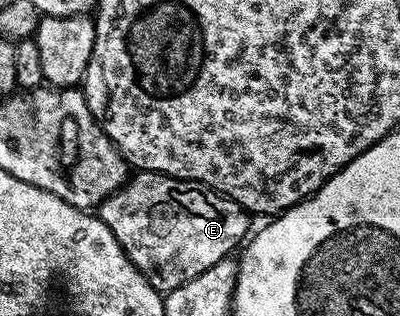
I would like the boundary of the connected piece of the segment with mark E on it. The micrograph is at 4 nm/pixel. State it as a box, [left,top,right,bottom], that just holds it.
[99,171,251,293]

